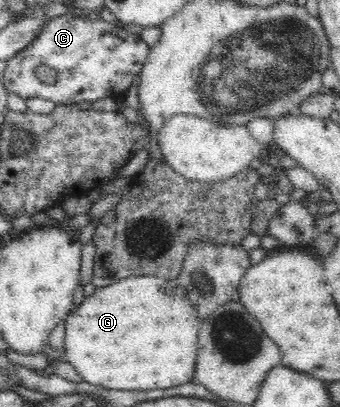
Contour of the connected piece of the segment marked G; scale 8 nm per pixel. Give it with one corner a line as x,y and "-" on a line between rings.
128,276
116,284
98,288
79,306
68,312
64,327
64,352
59,360
71,364
83,381
112,390
162,390
186,384
194,376
196,340
202,320
188,294
176,280
162,280
156,276

